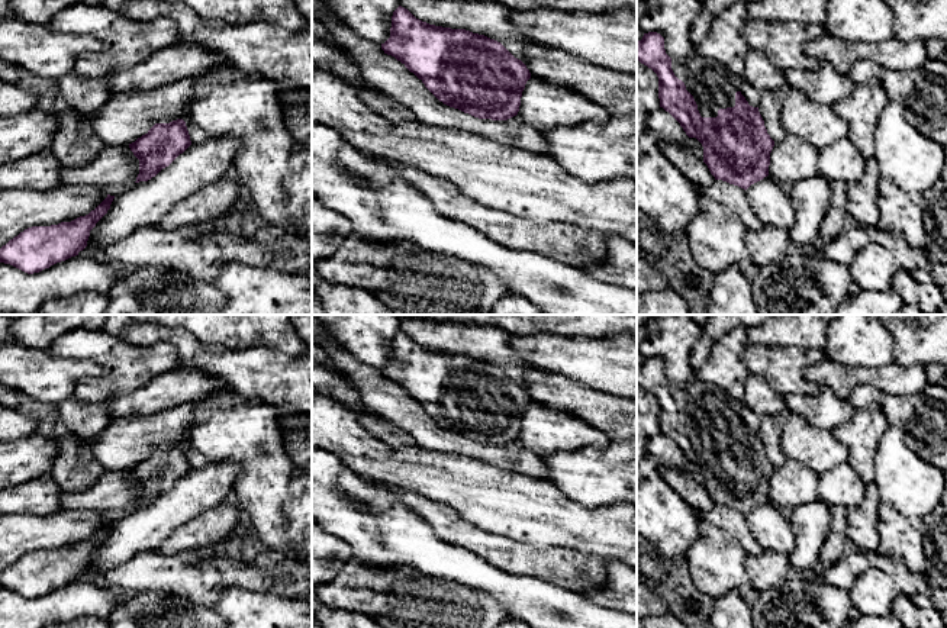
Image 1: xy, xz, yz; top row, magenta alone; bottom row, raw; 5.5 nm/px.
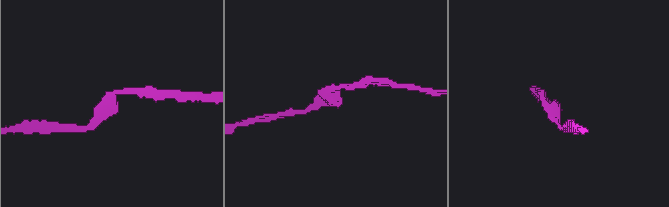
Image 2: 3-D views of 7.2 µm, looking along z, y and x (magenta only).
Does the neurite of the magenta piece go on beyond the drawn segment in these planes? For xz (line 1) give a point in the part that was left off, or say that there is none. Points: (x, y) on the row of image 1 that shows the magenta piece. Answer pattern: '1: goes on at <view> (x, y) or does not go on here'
1: does not go on here

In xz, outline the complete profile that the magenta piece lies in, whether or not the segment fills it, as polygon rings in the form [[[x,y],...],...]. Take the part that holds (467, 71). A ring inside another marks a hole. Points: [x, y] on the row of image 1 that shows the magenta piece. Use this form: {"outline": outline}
{"outline": [[[399,6],[392,16],[390,38],[381,44],[384,54],[394,57],[444,104],[479,119],[508,120],[518,115],[522,91],[531,73],[500,42],[466,29],[451,29],[429,25],[416,19],[408,9]]]}

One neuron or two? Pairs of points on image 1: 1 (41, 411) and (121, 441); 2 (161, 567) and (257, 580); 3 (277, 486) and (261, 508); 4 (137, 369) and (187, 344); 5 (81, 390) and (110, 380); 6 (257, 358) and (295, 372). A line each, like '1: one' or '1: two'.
1: two
2: one
3: one
4: two
5: one
6: one

